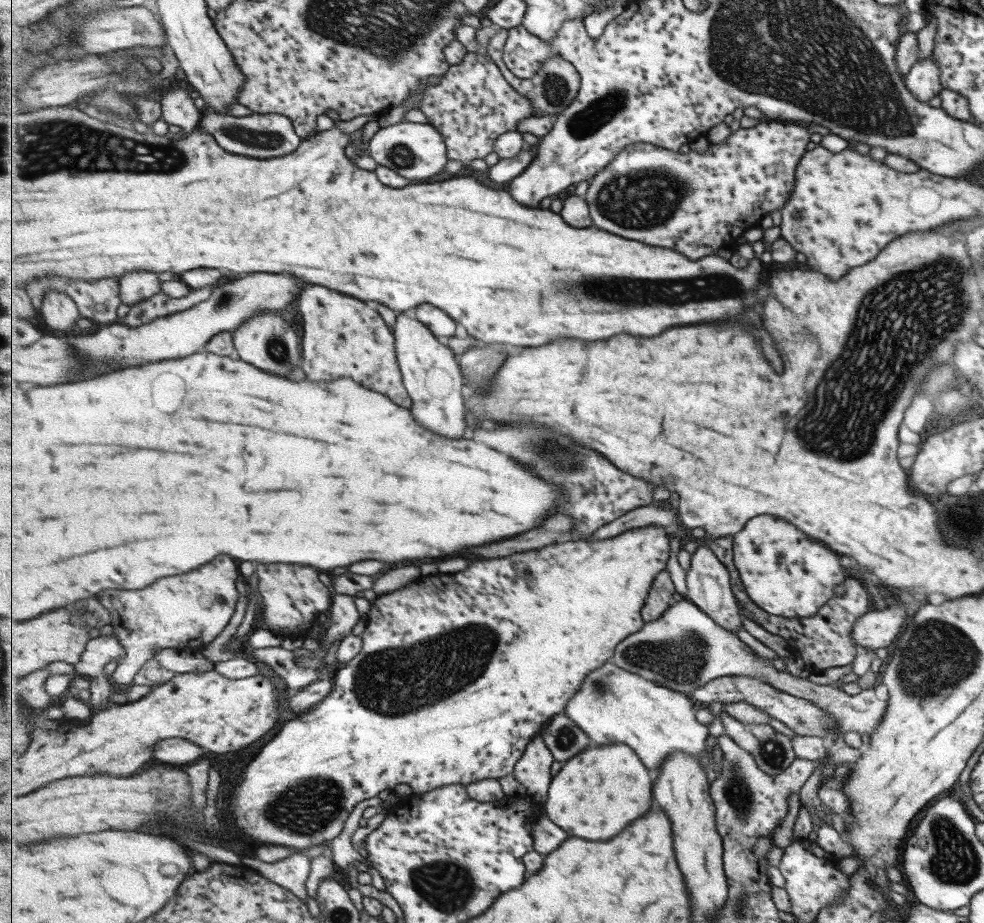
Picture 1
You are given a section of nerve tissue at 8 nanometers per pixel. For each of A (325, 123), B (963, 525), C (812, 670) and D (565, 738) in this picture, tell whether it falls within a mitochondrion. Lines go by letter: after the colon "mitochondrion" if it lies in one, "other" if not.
A: other
B: other
C: other
D: mitochondrion

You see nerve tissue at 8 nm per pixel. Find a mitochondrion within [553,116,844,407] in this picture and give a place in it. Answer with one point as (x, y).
(617, 199)

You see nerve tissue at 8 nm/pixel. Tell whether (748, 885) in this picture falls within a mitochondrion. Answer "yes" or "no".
yes

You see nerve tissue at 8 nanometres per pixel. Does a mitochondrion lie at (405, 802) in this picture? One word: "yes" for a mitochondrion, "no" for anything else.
no

